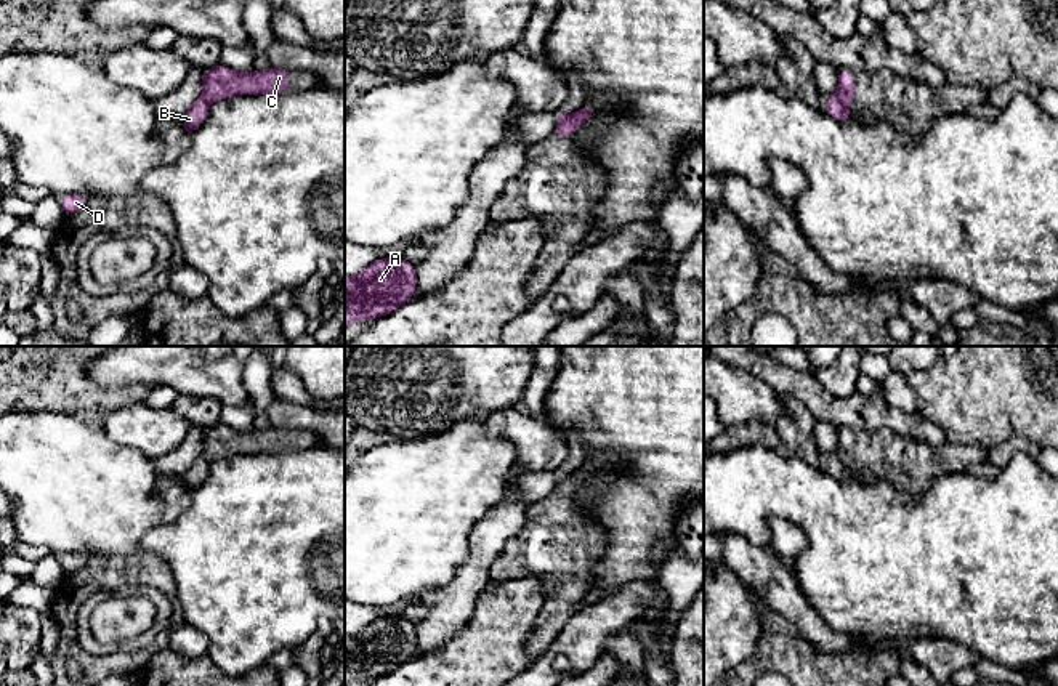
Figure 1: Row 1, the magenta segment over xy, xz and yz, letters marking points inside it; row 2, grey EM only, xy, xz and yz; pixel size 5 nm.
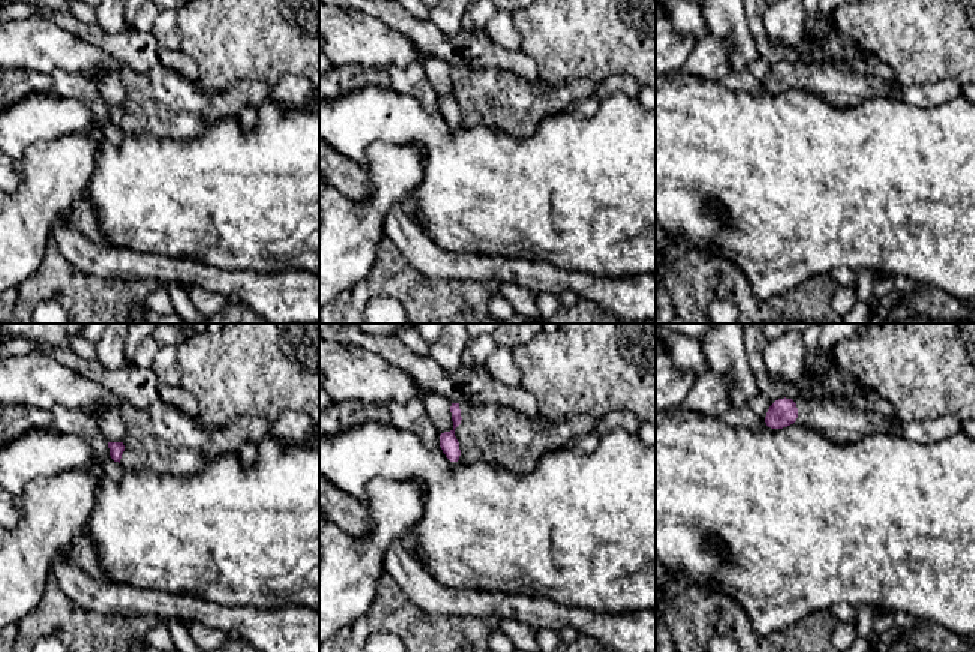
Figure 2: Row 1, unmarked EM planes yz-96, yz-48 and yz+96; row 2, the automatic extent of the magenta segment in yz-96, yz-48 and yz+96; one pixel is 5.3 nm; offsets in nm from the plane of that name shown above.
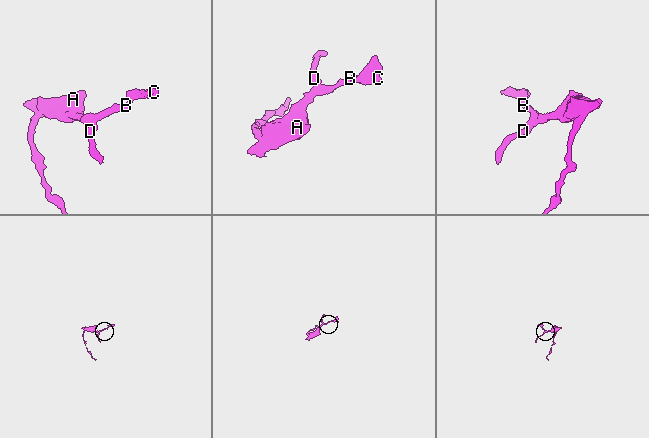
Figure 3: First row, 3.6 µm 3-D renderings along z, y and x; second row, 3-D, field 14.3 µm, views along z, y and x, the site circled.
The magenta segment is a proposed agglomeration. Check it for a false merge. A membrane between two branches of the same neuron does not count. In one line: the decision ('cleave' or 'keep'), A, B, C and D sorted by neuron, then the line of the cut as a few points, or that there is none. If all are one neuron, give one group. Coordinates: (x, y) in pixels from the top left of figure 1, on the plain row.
cleave; groups A B D / C; cut yz (834, 454), (847, 467)

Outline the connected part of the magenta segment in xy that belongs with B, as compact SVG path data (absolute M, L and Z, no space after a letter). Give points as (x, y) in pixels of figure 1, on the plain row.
M199 457L189 468L186 473L183 473L183 482L184 487L188 490L188 494L199 487L205 478L208 476L208 468L210 468L210 462L204 457Z

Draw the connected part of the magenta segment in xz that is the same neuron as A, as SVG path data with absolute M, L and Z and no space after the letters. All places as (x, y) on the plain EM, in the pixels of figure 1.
M391 614L375 619L357 635L345 635L345 686L380 678L414 657L415 625Z

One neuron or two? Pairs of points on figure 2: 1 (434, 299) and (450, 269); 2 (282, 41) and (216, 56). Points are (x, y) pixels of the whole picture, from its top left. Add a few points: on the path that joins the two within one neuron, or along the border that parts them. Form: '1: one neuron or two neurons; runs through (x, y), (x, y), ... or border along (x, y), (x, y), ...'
1: two neurons; border along (413, 266), (429, 278), (459, 278), (480, 282)
2: one neuron; runs through (266, 41), (233, 41)

